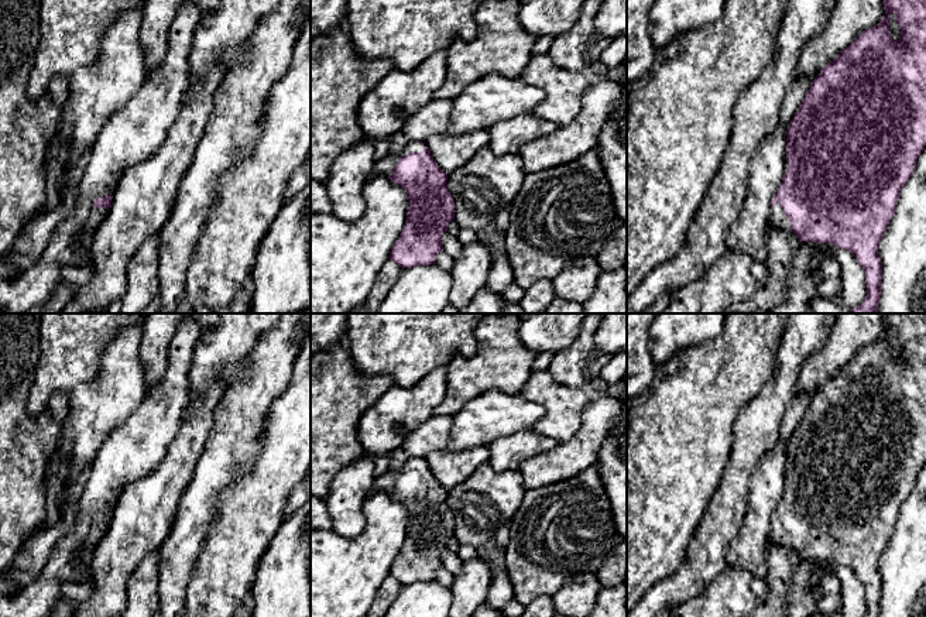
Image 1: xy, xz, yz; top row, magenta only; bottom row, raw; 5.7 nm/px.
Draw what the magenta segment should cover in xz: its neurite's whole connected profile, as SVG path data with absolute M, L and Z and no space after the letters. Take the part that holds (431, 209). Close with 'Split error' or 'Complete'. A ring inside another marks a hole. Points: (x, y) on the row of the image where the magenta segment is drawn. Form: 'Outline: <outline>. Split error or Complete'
Outline: M422 141L409 143L402 152L377 160L371 174L387 176L402 186L409 200L405 226L390 251L390 260L401 268L435 264L438 253L443 250L442 234L455 220L455 200L446 188L447 174L438 167Z. Split error

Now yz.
Outline: M882 0L885 16L872 28L864 30L847 48L844 48L833 61L822 68L820 73L810 83L798 112L795 113L786 130L786 158L788 169L782 178L781 186L771 200L769 222L783 230L790 230L800 241L831 243L837 248L848 250L865 271L867 296L864 302L851 309L851 313L877 313L879 295L882 263L878 256L878 246L895 215L896 202L901 191L913 174L918 157L926 145L926 0ZM894 13L901 30L901 37L895 41L889 35L889 14Z. Split error

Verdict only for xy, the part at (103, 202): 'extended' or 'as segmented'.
extended

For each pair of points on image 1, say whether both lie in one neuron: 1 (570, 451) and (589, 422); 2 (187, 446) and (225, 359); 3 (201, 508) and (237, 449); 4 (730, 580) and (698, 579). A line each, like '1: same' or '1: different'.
1: same
2: different
3: same
4: different

